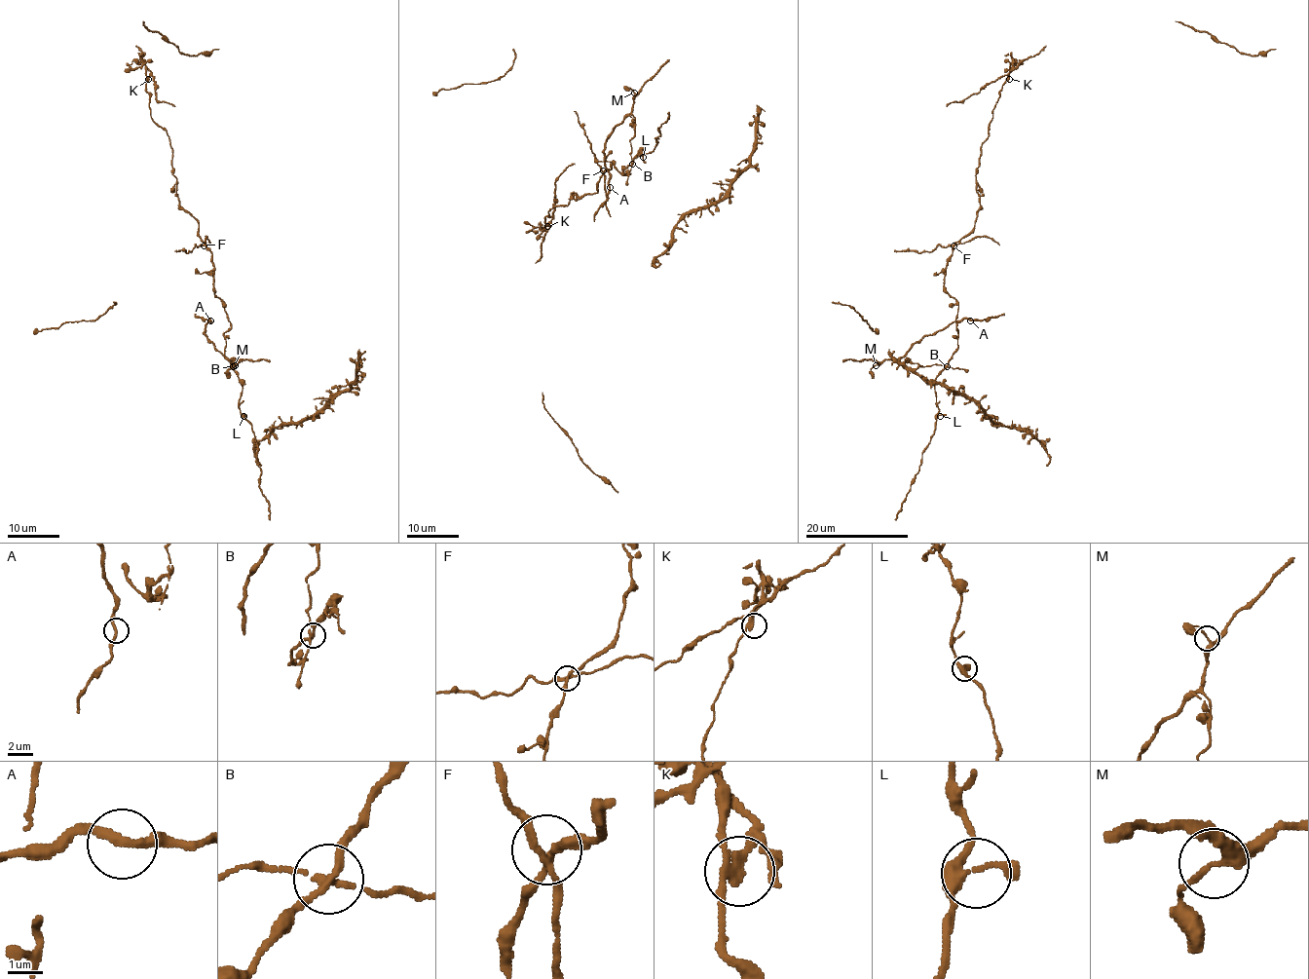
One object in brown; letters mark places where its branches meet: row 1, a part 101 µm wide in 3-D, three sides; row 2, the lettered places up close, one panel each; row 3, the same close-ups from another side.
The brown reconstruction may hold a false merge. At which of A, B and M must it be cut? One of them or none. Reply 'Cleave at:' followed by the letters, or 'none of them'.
Cleave at: B

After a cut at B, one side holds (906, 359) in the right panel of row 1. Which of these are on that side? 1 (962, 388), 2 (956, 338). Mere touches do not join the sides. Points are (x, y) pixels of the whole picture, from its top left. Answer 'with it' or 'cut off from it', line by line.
1: with it
2: cut off from it

